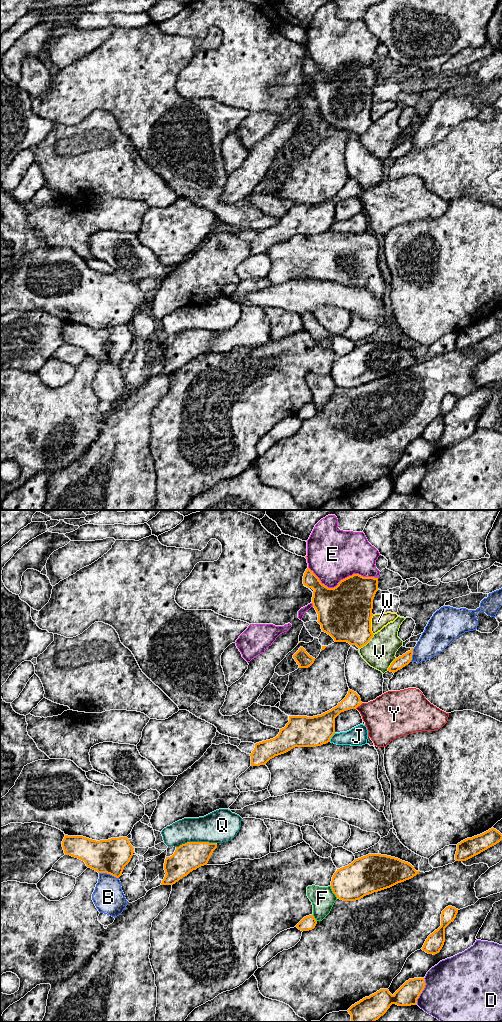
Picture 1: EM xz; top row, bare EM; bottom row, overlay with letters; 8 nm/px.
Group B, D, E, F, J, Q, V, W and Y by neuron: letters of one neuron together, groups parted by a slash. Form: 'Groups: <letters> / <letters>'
Groups: B / D / E F / J W / Q / V / Y

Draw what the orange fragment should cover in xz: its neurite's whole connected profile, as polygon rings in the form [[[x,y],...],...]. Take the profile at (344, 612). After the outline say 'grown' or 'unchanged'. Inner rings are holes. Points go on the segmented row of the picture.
[[[309,568],[303,584],[312,588],[312,604],[323,632],[335,642],[347,642],[358,648],[373,637],[371,618],[373,599],[378,591],[378,578],[353,574],[334,588],[328,588]]]; unchanged

